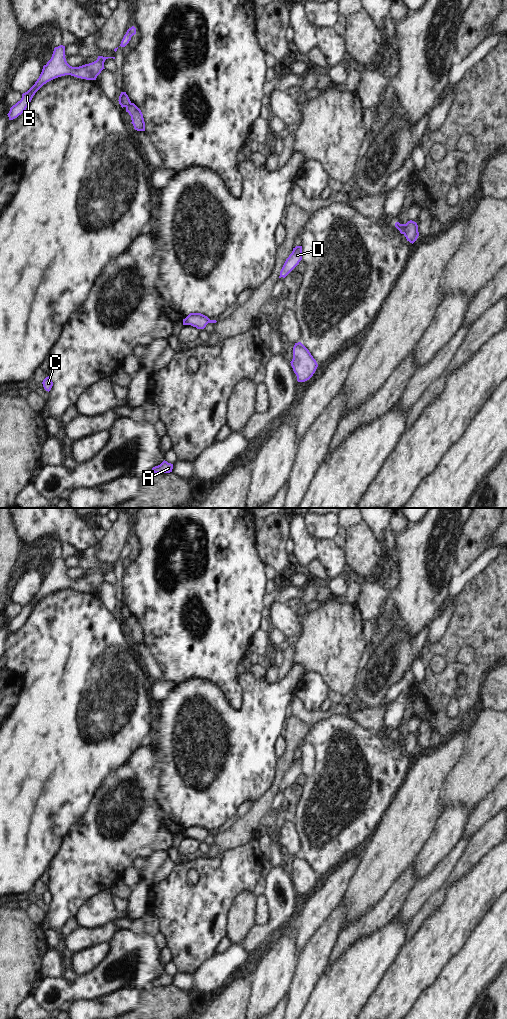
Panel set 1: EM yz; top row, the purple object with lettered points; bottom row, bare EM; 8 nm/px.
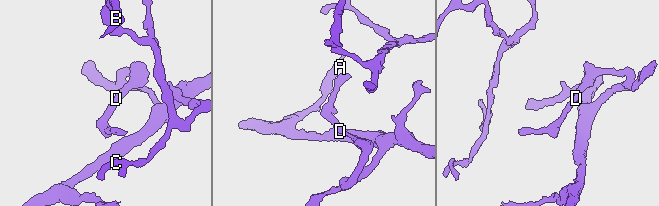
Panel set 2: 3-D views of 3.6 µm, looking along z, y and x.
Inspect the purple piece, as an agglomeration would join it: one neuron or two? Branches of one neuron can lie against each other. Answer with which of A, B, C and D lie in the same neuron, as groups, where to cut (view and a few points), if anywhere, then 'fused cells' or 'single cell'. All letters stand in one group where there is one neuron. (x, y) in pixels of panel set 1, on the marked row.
A C D / B | yz (130, 102), (126, 107) | fused cells

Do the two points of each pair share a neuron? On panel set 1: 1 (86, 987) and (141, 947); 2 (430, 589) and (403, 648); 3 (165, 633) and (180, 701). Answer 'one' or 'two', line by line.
1: one
2: two
3: two

